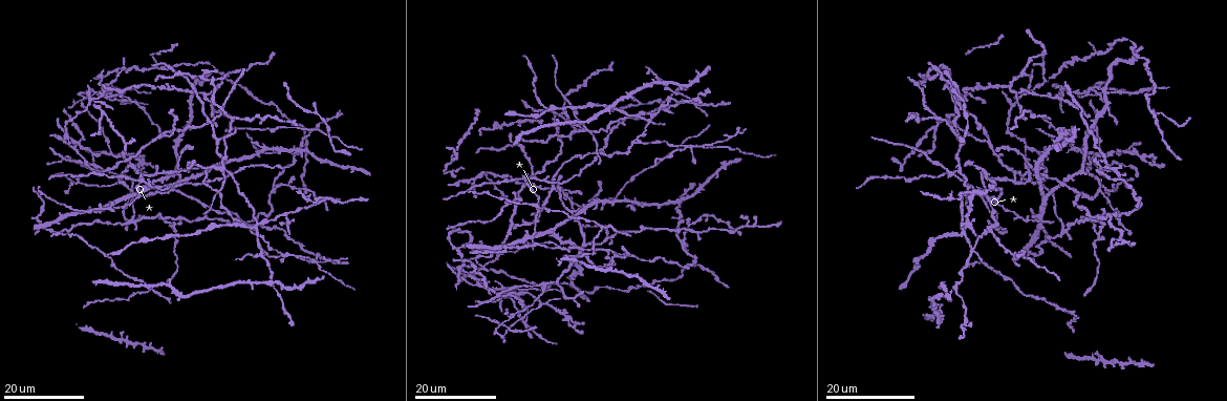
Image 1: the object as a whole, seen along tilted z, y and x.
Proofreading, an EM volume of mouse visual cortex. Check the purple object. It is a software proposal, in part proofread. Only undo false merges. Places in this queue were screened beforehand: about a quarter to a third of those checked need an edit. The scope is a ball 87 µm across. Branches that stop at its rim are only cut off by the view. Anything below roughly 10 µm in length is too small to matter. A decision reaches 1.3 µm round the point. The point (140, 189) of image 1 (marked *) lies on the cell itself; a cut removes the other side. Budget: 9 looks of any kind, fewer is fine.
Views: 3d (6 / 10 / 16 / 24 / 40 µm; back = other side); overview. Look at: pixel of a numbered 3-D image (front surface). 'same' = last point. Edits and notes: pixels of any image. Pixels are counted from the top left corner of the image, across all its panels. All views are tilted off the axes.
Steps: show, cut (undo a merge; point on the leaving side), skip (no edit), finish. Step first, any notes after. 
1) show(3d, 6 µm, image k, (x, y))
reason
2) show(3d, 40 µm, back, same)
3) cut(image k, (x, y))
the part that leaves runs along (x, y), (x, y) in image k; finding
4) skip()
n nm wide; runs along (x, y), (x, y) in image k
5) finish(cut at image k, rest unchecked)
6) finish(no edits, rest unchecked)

show(3d, 16 µm, image 1, (1101, 191))
small branch off a trunk

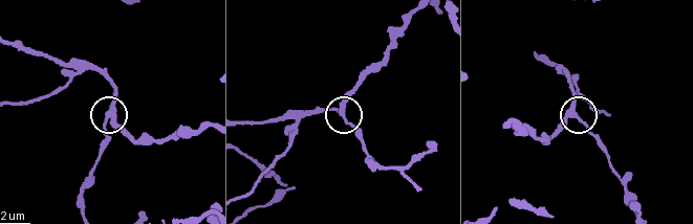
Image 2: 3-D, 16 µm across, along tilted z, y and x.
show(3d, 6 µm, image 2, (342, 108))

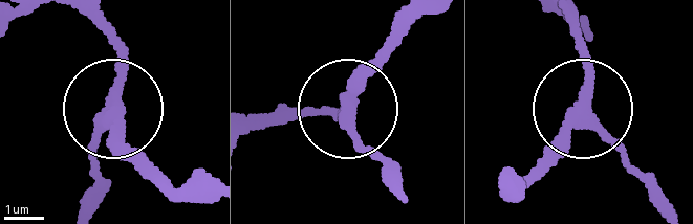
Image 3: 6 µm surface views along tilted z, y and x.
skip()
3 arms; runs along (209, 186), (172, 179), (110, 112), (85, 203) in image 3; all the same cell

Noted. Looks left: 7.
show(3d, 24 µm, image 1, (110, 153))
small branch off a trunk

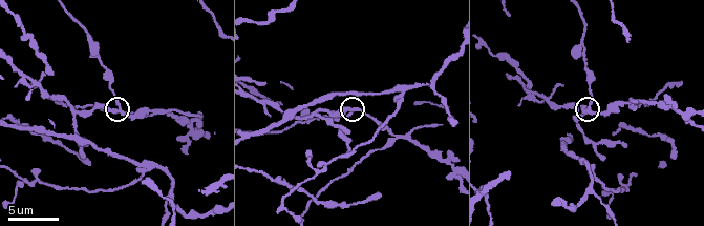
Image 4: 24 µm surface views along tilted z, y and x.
show(3d, 10 µm, image 4, (120, 110))
closer look

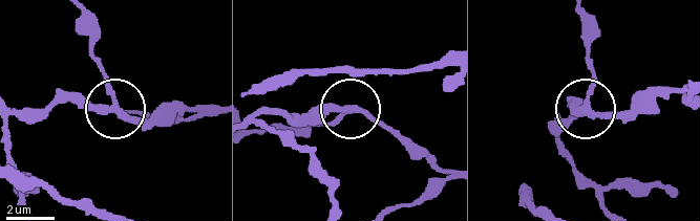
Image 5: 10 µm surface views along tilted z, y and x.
cut(image 5, (107, 80))
3 arms; the part that leaves runs along (118, 108), (92, 50), (85, 8) in image 5; a second cell is stuck on

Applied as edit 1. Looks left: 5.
show(3d, 10 µm, image 4, (538, 95))
three-way junction

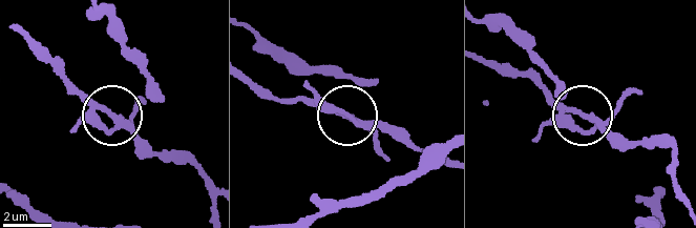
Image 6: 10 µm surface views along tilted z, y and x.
show(3d, 10 µm, back, image 6, (113, 116))

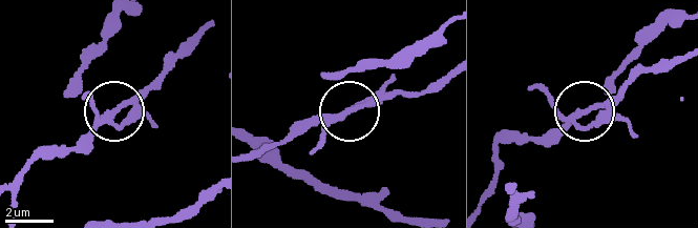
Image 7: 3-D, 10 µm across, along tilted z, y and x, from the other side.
skip()
180 nm wide; runs along (15, 206), (26, 164), (85, 147), (118, 110), (159, 90) in image 7; one cell here

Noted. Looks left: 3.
show(3d, 24 µm, image 1, (483, 265))
four or more arms meet

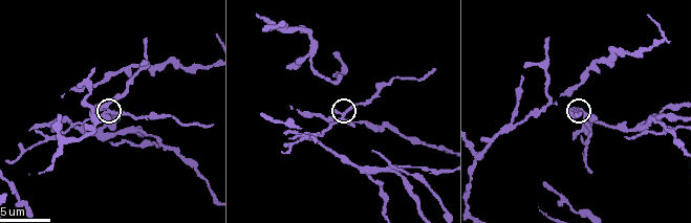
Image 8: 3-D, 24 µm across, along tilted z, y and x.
show(3d, 6 µm, image 8, (108, 111))

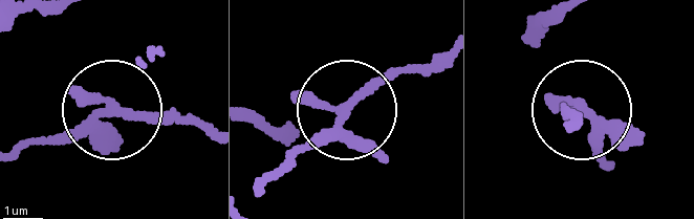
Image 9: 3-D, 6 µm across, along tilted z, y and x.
skip()
runs along (49, 9), (80, 89), (113, 108), (205, 127) in image 9; one cell here

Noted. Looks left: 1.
finish(cut at image 5, rest unchecked)

